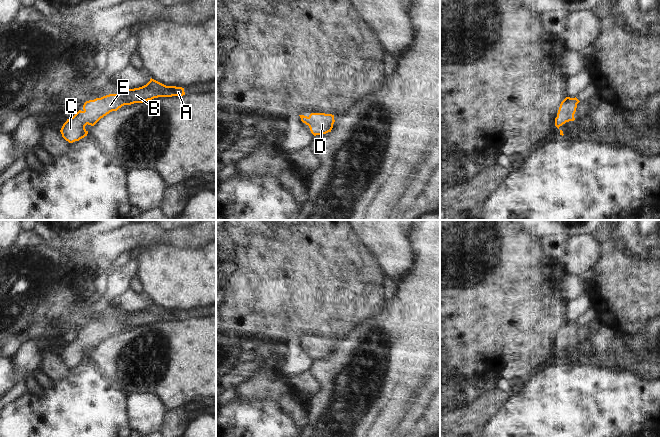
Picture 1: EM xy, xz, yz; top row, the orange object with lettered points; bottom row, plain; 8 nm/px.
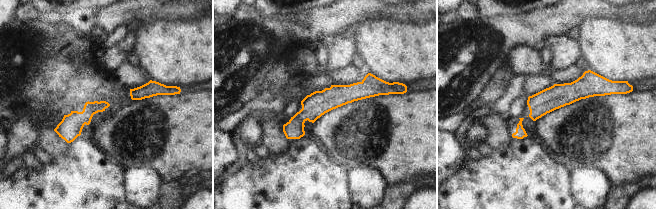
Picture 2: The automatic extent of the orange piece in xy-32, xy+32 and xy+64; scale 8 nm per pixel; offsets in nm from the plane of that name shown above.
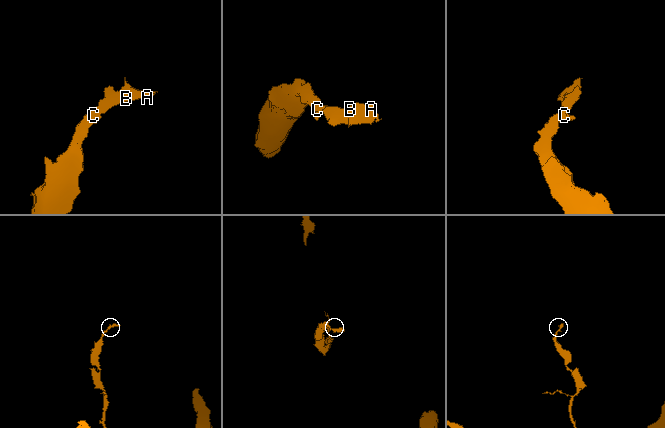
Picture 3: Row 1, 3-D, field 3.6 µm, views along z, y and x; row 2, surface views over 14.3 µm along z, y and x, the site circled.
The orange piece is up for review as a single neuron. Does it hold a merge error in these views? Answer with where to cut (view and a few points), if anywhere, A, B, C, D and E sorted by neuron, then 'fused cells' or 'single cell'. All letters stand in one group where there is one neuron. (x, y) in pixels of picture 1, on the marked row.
no cut | A B C D E | single cell

